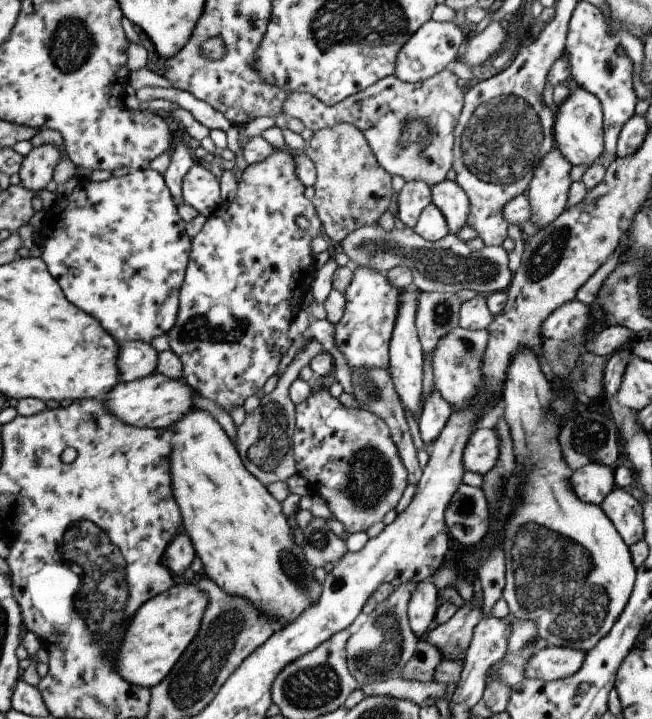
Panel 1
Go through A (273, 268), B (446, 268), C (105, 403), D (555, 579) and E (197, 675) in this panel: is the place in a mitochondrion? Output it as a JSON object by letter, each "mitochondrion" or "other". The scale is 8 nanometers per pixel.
{"A":"other","B":"mitochondrion","C":"other","D":"mitochondrion","E":"mitochondrion"}

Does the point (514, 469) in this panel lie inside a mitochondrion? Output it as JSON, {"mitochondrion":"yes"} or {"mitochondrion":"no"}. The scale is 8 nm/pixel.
{"mitochondrion":"no"}

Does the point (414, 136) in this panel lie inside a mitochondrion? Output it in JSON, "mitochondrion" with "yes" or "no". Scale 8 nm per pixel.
{"mitochondrion":"yes"}

